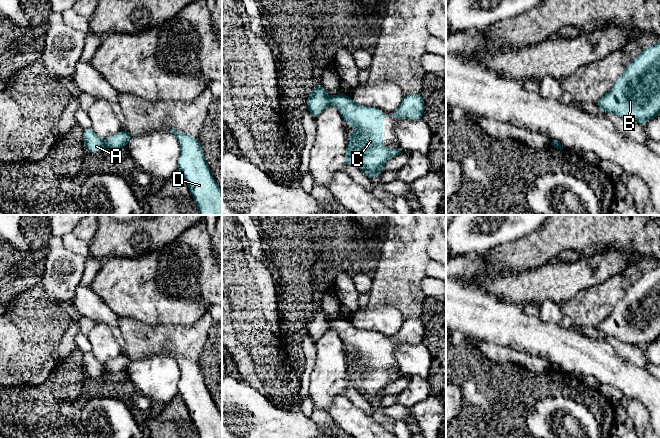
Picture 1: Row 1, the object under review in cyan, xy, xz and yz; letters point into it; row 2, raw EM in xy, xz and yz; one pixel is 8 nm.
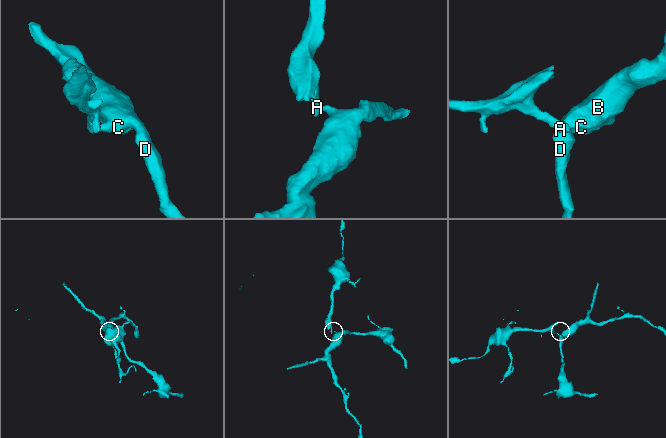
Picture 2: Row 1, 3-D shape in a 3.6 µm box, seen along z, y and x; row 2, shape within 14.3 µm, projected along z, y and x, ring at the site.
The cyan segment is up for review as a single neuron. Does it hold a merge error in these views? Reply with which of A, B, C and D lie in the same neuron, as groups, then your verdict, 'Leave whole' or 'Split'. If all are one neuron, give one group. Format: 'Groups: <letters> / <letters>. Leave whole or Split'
Groups: A / B C D. Split

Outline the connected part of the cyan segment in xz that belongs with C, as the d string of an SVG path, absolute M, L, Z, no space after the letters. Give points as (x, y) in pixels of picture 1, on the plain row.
M420 317L405 319L398 333L391 339L380 335L376 331L356 328L351 321L339 318L330 321L330 328L335 330L349 350L354 350L356 355L347 363L345 389L354 387L366 400L376 404L385 388L401 377L401 373L385 372L383 370L383 344L382 340L393 340L397 343L422 344L425 334L424 324Z

